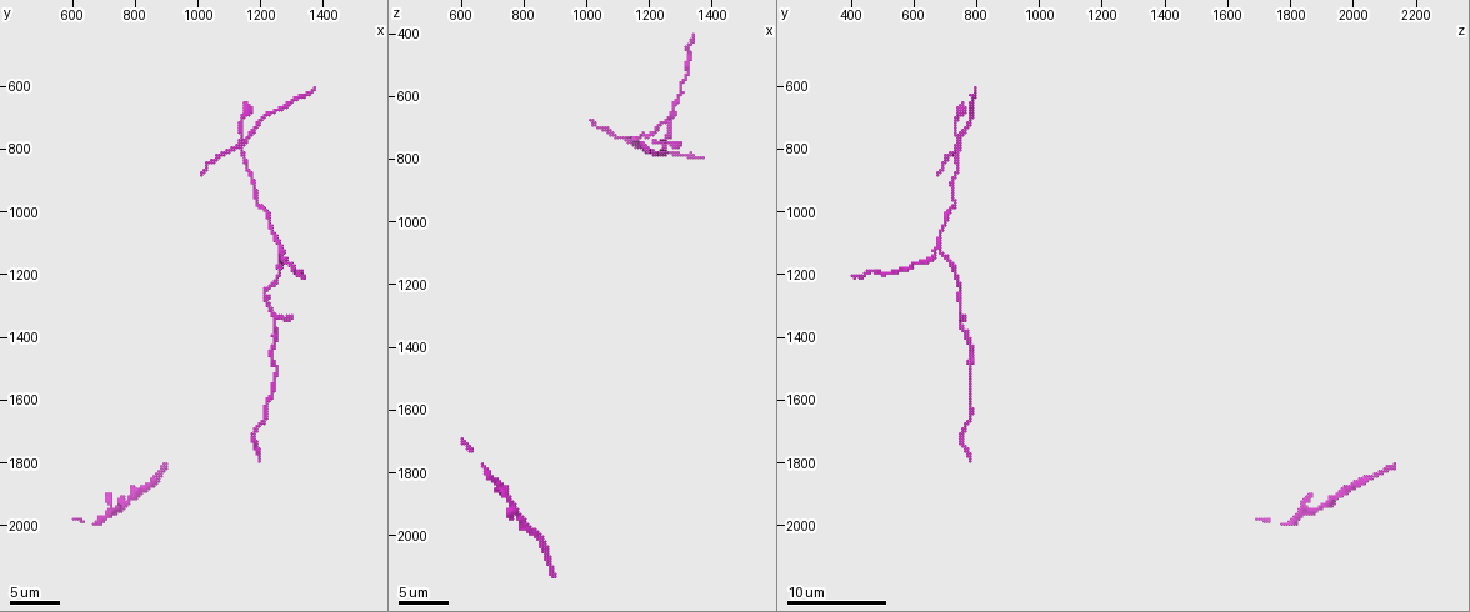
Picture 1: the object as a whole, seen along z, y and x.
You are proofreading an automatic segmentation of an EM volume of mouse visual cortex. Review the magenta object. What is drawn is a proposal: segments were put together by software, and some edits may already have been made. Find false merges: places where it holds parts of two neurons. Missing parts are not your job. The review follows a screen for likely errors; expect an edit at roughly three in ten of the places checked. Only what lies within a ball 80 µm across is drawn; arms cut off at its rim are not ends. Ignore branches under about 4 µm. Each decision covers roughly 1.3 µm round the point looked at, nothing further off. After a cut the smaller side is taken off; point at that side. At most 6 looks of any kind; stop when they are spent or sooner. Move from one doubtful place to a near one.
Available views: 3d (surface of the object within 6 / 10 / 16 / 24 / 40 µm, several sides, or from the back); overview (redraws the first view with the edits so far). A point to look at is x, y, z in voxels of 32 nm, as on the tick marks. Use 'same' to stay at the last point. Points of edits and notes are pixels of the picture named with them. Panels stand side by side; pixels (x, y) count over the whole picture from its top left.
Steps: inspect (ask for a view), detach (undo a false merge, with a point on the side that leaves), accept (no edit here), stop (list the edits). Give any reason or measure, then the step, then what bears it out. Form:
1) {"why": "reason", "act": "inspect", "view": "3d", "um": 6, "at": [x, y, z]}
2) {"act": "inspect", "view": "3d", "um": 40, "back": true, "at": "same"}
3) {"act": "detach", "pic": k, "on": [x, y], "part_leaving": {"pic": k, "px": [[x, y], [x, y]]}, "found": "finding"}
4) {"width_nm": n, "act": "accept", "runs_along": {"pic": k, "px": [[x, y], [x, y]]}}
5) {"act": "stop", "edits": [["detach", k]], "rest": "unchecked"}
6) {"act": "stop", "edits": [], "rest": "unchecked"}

{"why": "small branch off a trunk", "act": "inspect", "view": "3d", "um": 6, "at": [1250, 1370, 750]}

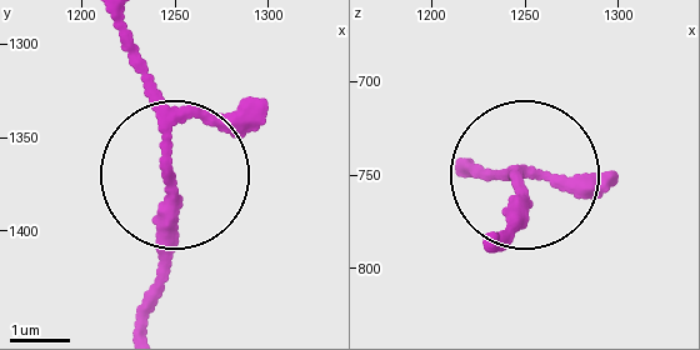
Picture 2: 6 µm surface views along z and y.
{"why": "from behind", "act": "inspect", "view": "3d", "um": 6, "back": true, "at": [1244, 1364, 752]}

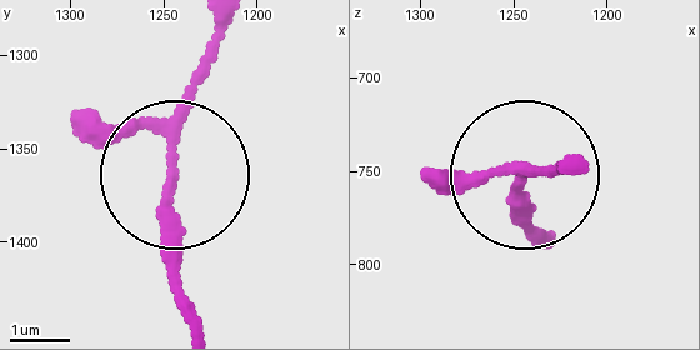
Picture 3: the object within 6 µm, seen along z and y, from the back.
{"arms": 3, "act": "accept", "found": "continuous, no second neuron"}

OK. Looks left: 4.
{"why": "four arms meet", "act": "inspect", "view": "3d", "um": 10, "at": [1140, 770, 750]}

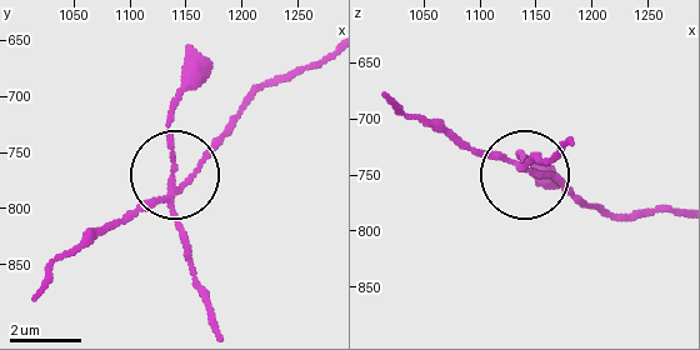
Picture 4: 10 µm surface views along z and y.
{"act": "inspect", "view": "3d", "um": 6, "at": [1146, 776, 744]}

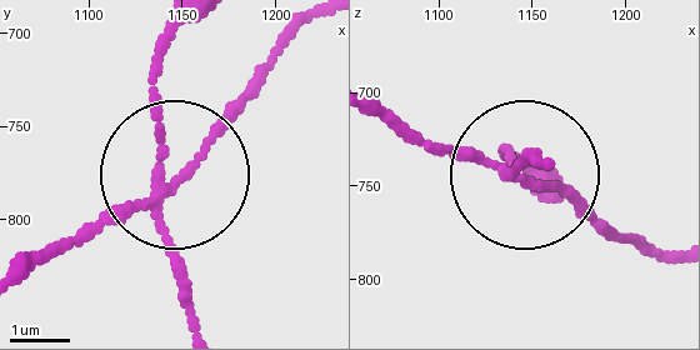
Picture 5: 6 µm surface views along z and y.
{"arms": 4, "act": "detach", "pic": 5, "on": [85, 238], "part_leaving": {"pic": 5, "px": [[164, 191], [313, 23]]}, "found": "two neurons meet here"}

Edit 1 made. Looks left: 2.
{"act": "inspect", "view": "overview"}

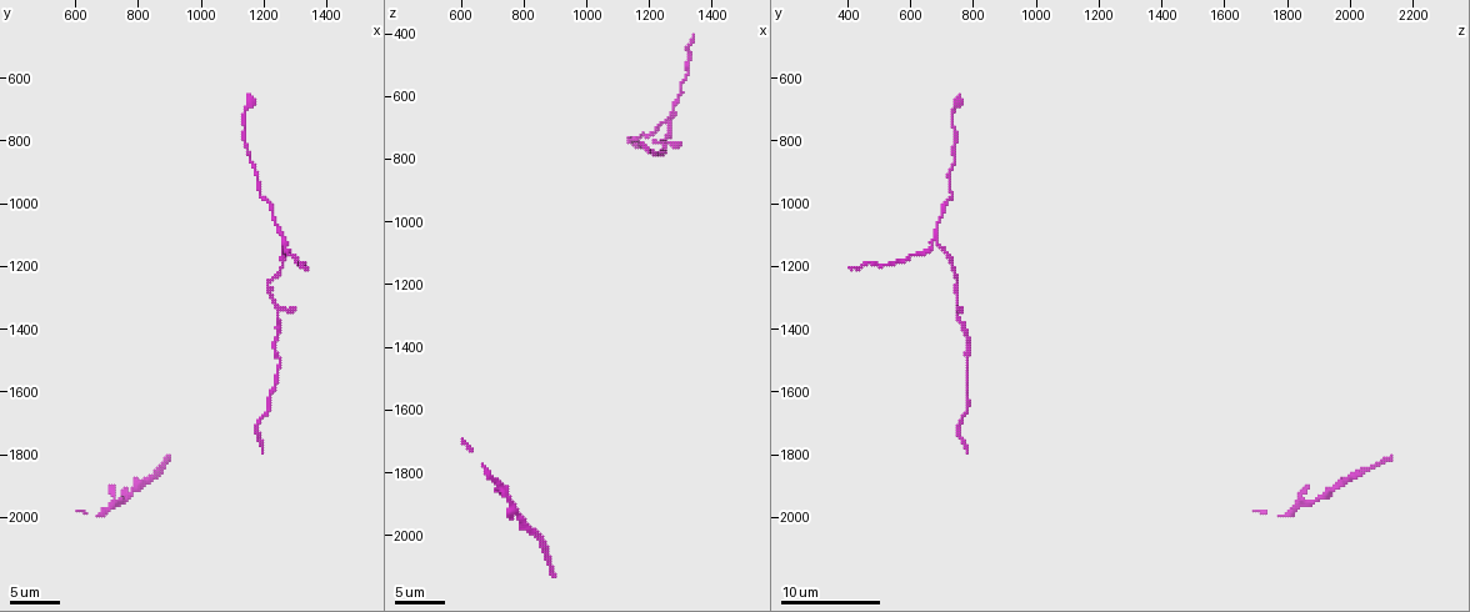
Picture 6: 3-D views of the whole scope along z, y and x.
{"why": "branch point", "act": "inspect", "view": "3d", "um": 10, "at": [1260, 1110, 680]}

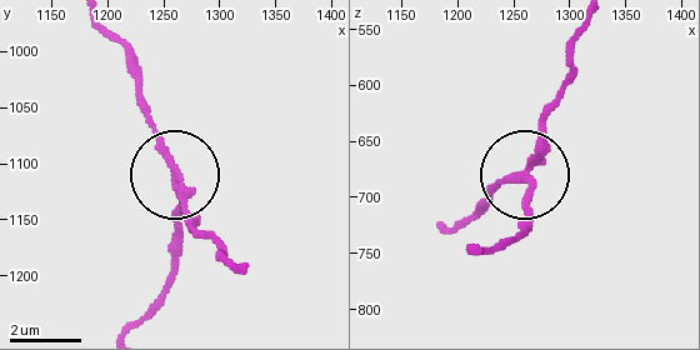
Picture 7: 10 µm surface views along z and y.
{"width_nm": 190, "act": "detach", "pic": 7, "on": [535, 159], "part_leaving": {"pic": 7, "px": [[515, 170], [539, 143], [579, 26]]}, "found": "a second neuron is stuck on"}

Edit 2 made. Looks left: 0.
{"act": "stop", "edits": [["detach", 5], ["detach", 7]], "rest": "unchecked"}

